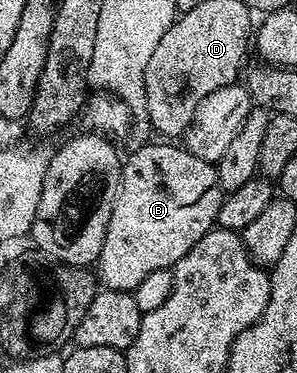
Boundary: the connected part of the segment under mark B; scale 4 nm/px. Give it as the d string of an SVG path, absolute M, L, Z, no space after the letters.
M156 141L160 143L148 143L145 147L140 147L132 156L123 160L120 168L120 184L118 185L118 193L114 201L114 213L110 213L110 225L106 229L106 241L102 241L102 253L96 259L94 264L95 274L98 276L99 282L110 291L130 291L141 283L149 273L155 273L158 269L171 269L175 267L176 262L182 257L186 257L186 253L190 253L190 249L194 249L194 245L198 241L202 241L202 237L210 230L216 227L216 218L218 217L218 209L222 205L225 192L220 190L220 182L218 181L218 173L216 172L215 163L207 163L202 161L202 157L194 157L194 153L190 153L188 148L183 145L177 145L172 141Z

